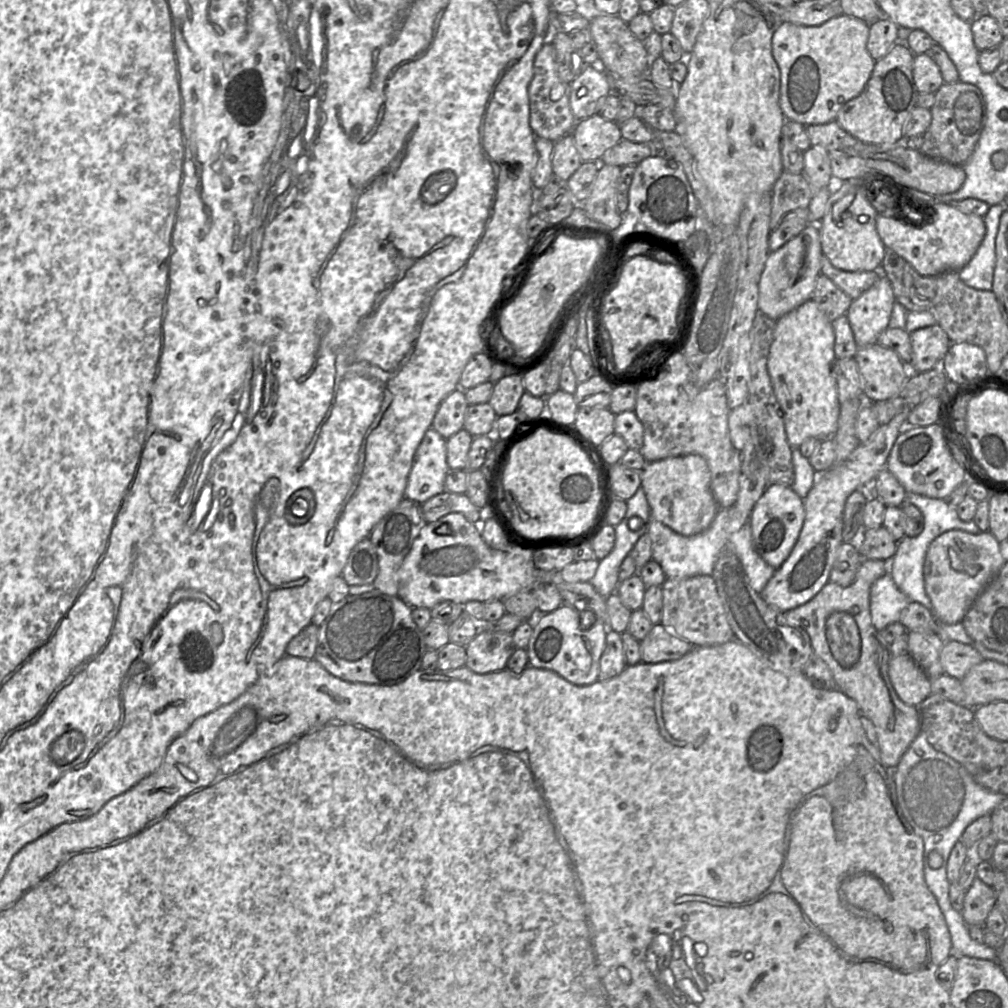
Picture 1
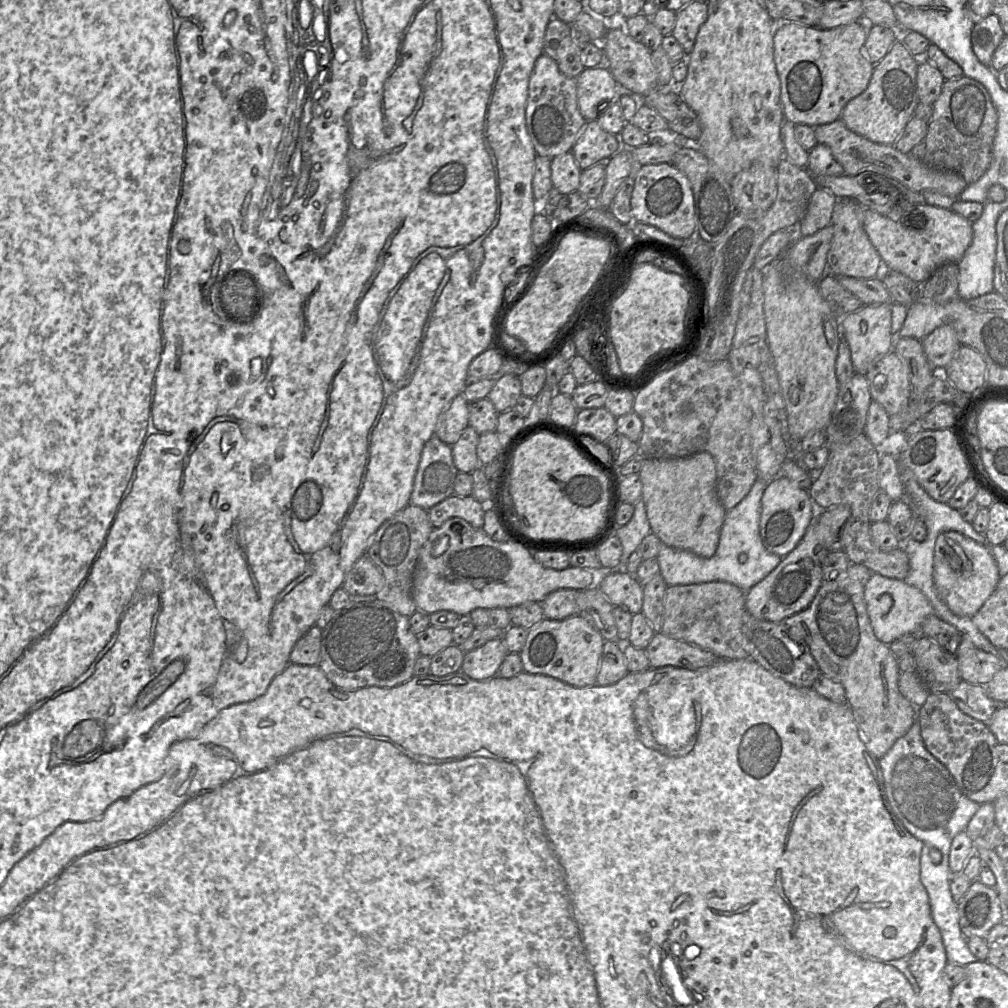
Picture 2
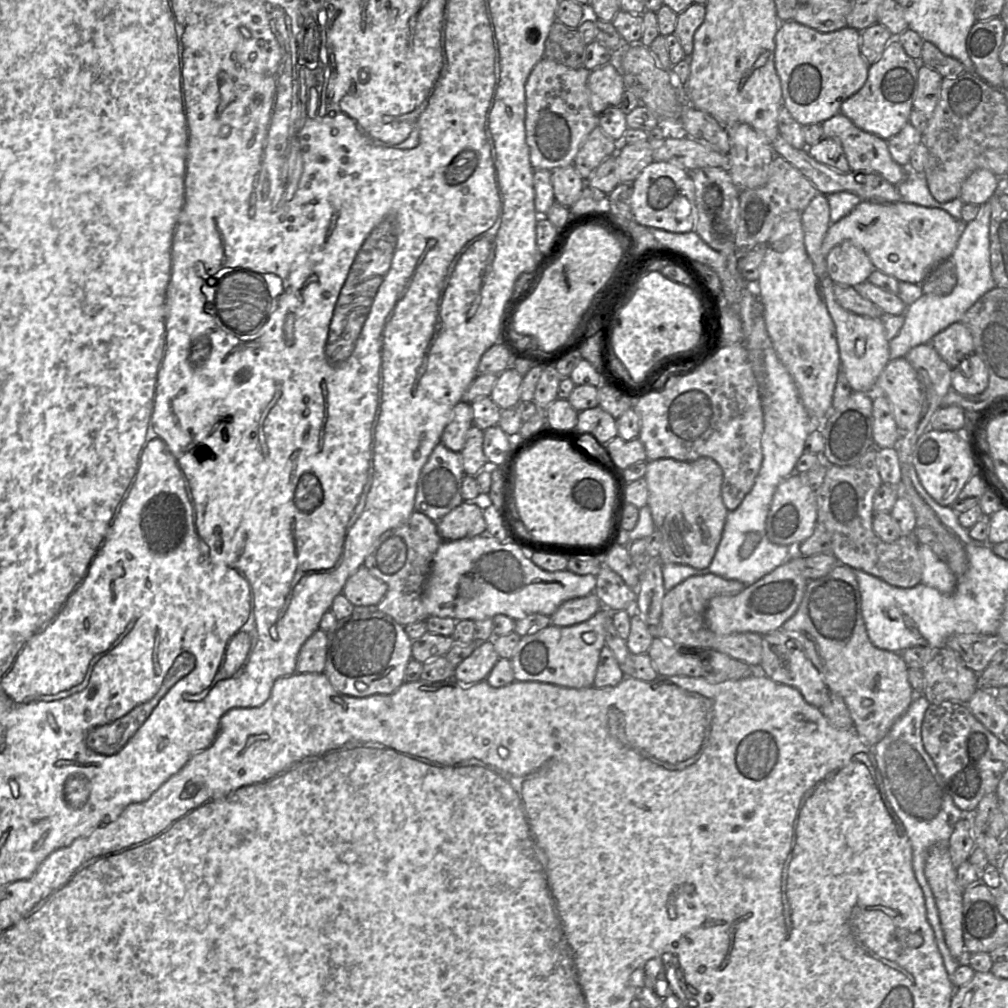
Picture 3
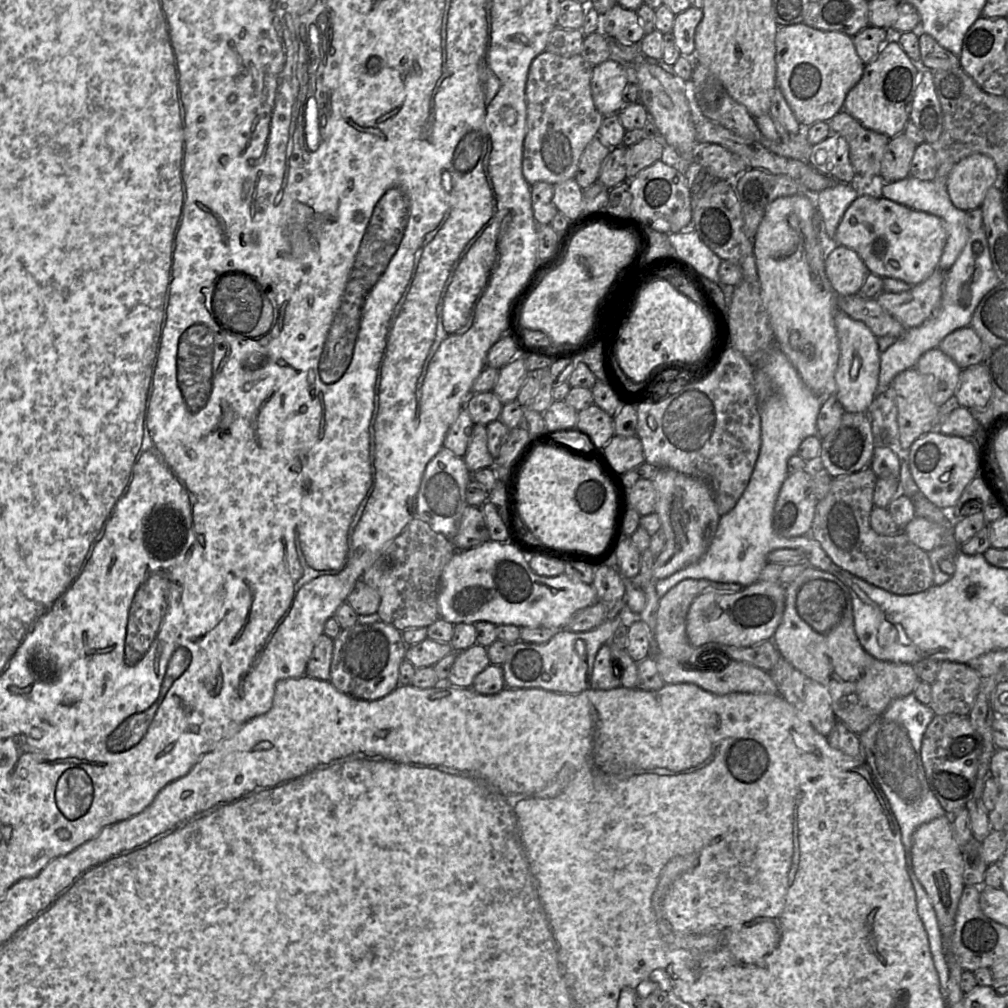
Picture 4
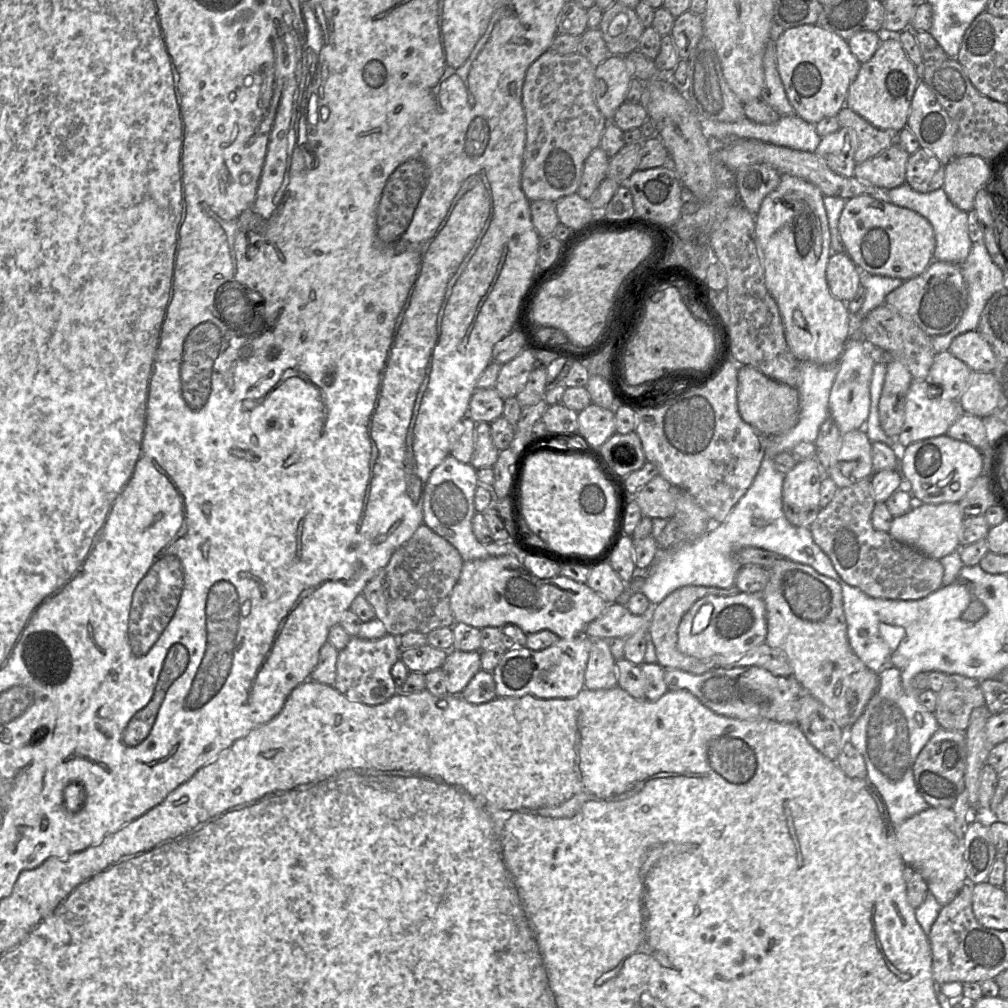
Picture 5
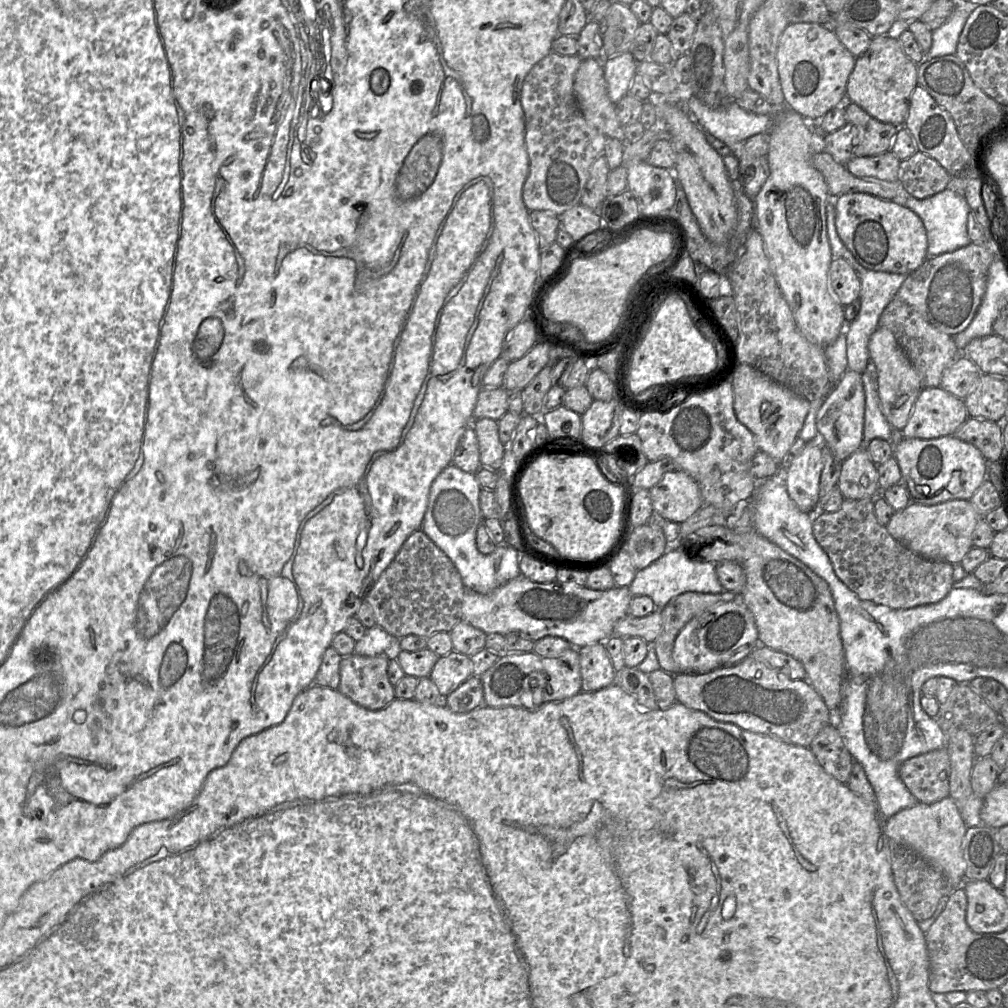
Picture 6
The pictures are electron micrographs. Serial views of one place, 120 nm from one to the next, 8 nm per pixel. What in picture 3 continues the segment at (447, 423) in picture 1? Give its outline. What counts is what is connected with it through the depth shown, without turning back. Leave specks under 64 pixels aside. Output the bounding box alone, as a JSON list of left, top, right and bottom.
[441,401,473,453]

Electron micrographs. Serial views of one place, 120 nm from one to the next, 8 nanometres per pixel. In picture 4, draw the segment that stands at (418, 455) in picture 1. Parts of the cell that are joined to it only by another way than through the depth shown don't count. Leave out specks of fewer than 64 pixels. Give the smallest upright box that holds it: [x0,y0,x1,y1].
[416,447,472,539]

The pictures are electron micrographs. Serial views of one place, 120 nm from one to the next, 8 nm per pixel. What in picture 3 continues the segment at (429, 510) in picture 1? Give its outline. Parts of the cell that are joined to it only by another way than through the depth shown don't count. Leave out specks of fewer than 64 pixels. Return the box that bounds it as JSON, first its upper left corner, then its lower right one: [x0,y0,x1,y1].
[435,501,487,541]

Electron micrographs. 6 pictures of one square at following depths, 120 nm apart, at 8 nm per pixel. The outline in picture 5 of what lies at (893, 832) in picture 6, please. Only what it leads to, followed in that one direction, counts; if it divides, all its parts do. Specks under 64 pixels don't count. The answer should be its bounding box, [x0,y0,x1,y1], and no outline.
[895,808,967,906]

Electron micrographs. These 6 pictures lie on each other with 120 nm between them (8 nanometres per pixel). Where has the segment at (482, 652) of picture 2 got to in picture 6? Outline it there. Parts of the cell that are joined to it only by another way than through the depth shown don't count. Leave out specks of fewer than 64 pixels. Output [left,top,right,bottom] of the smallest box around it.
[429,650,473,696]

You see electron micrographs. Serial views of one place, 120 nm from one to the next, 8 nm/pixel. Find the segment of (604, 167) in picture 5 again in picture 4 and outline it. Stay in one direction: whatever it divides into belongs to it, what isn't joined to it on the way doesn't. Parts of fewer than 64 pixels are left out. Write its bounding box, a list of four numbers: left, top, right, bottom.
[575,136,609,189]

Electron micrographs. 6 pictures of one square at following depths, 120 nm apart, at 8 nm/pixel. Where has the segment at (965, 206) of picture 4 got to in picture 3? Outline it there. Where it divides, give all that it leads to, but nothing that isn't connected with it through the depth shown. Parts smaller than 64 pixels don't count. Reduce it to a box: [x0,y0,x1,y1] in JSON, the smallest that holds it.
[959,169,998,205]

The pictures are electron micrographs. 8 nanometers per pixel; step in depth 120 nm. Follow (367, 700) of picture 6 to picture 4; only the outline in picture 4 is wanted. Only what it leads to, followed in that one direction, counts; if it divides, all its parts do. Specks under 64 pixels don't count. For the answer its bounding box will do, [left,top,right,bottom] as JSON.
[330,621,408,700]

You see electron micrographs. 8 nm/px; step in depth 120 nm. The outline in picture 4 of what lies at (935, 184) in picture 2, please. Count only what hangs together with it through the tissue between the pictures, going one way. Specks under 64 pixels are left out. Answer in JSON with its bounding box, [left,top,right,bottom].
[828,110,890,185]

